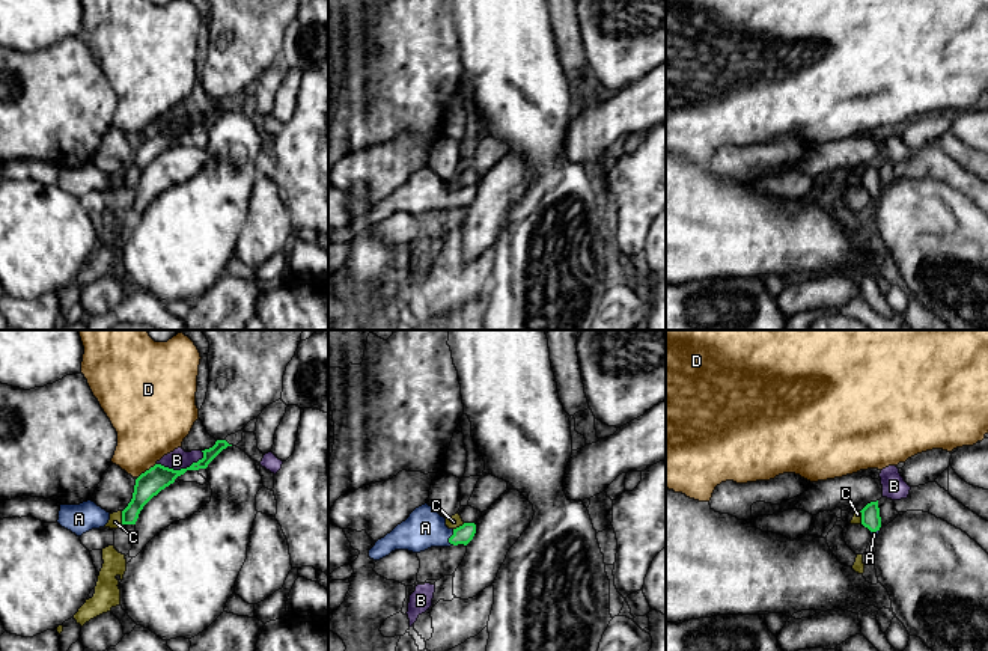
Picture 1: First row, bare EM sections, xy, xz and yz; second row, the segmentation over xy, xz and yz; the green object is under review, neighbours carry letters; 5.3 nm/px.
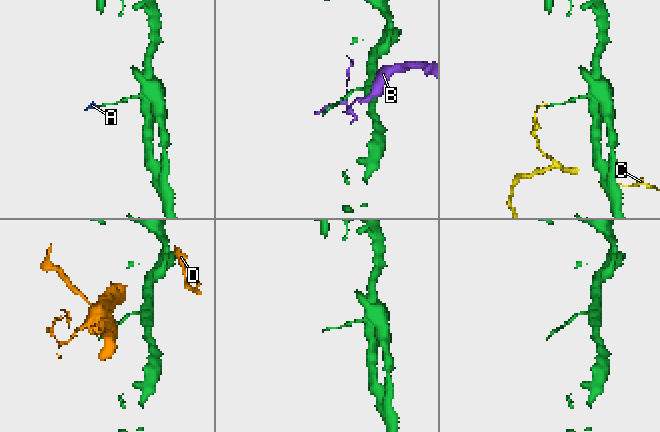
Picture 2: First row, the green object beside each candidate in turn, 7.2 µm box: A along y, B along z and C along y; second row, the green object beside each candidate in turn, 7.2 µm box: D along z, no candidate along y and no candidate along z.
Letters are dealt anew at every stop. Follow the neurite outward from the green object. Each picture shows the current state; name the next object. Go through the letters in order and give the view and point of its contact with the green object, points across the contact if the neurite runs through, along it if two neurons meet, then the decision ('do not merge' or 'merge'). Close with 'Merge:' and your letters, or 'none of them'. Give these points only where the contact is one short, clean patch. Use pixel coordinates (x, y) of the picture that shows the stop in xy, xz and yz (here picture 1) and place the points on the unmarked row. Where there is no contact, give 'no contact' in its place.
A: xz (451, 199) | across xz (464, 196), (451, 199), (442, 199), (425, 190) | merge
B: xy (181, 131) | do not merge
C: xy (122, 180) | along xy (121, 174), (122, 186) | do not merge
D: xy (146, 133) | do not merge
Merge: A

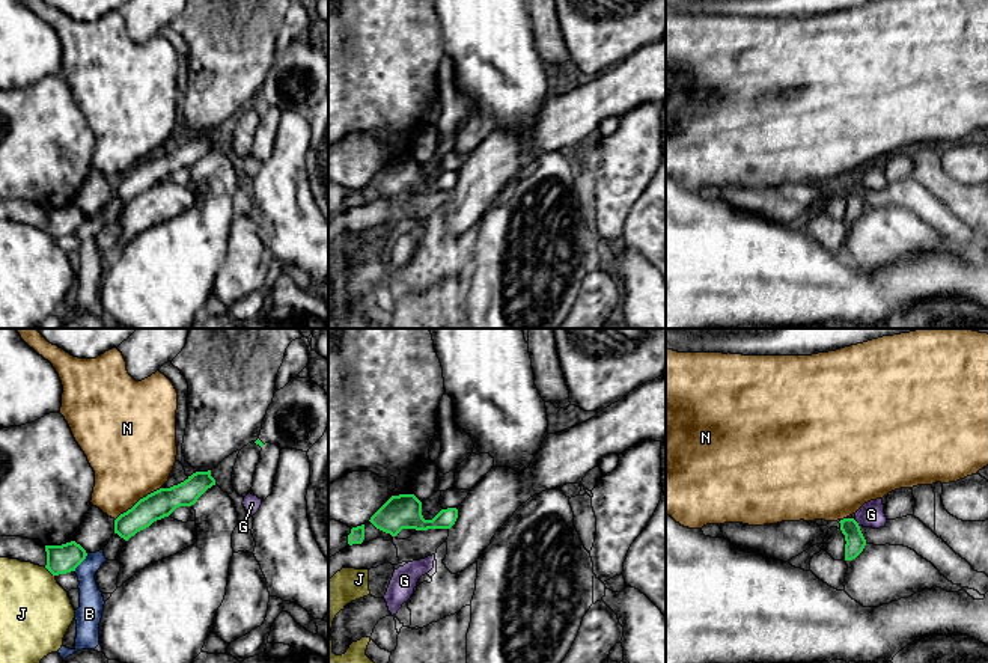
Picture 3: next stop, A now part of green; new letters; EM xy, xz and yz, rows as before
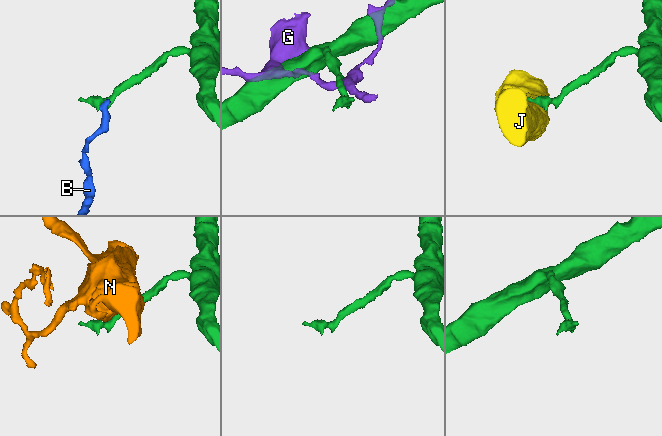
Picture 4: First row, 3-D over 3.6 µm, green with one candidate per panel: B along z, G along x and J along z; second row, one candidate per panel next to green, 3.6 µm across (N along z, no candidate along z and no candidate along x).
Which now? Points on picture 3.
B: xy (82, 223) | along xy (88, 216), (74, 232) | do not merge
G: yz (857, 186) | do not merge
J: xy (50, 234) | along xy (44, 229), (54, 238) | do not merge
N: xy (139, 163) | do not merge
Merge: none of them

